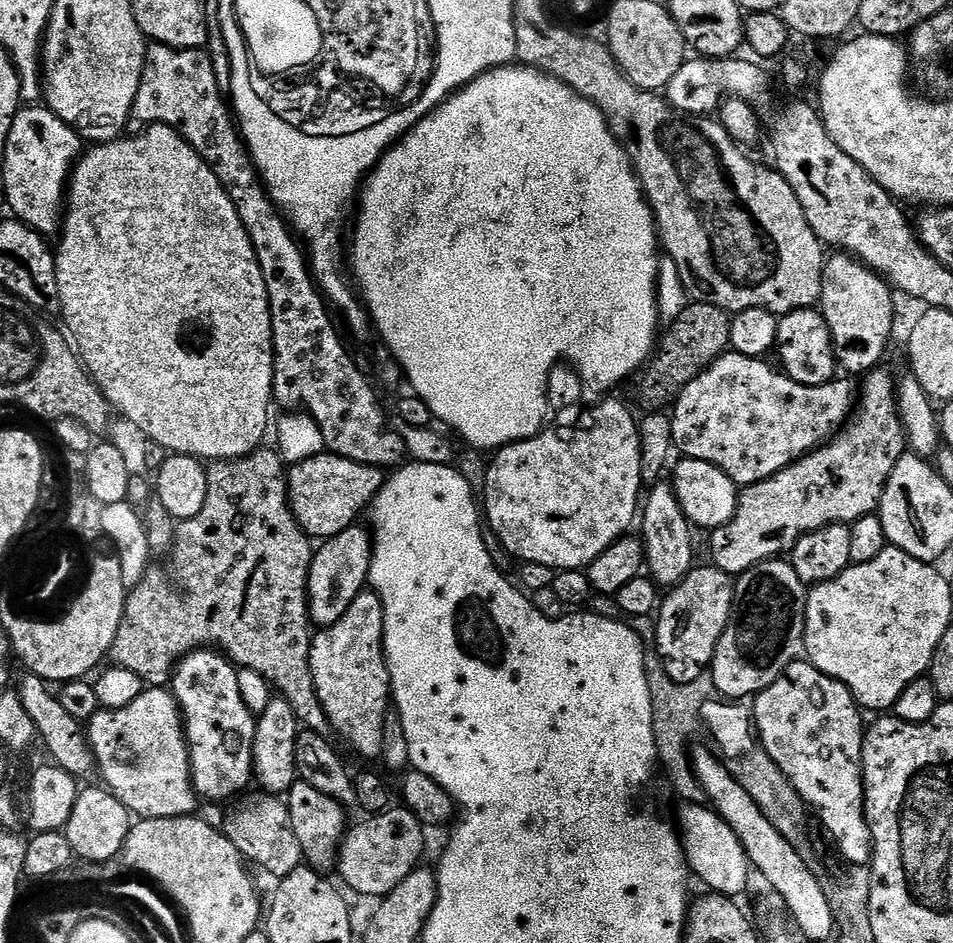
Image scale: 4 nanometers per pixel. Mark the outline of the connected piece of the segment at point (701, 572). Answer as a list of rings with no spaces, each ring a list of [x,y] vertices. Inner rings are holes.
[[[693,567],[688,576],[667,593],[669,596],[663,597],[655,617],[655,651],[664,660],[670,678],[679,685],[699,681],[700,675],[711,669],[718,642],[734,616],[738,592],[732,589],[733,577],[721,568],[707,567]]]

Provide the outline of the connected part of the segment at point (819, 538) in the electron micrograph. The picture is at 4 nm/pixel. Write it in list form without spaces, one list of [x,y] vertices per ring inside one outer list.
[[[876,514],[864,516],[858,520],[854,526],[855,535],[851,527],[844,532],[848,526],[846,524],[831,524],[822,530],[808,532],[792,547],[790,563],[794,574],[798,574],[798,578],[805,586],[815,586],[838,578],[838,574],[845,572],[848,565],[853,563],[854,558],[859,561],[873,560],[886,547],[888,541],[884,535],[881,520]]]

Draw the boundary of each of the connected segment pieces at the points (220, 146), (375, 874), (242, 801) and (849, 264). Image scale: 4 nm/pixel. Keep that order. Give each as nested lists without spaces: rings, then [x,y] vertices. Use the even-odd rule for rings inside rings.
[[[153,43],[147,49],[144,57],[142,78],[132,107],[132,120],[135,123],[140,123],[140,126],[170,125],[210,165],[212,173],[226,190],[230,202],[234,202],[238,216],[242,218],[243,225],[246,226],[247,234],[254,246],[255,256],[258,258],[259,268],[262,270],[263,281],[270,282],[270,270],[274,270],[274,268],[270,268],[272,260],[282,260],[282,258],[276,258],[276,254],[270,254],[270,224],[280,224],[284,218],[276,205],[272,203],[272,197],[269,196],[260,173],[256,171],[256,164],[248,152],[248,145],[244,143],[241,133],[238,131],[237,121],[230,111],[229,101],[226,99],[225,93],[224,96],[220,93],[220,80],[216,77],[216,68],[206,53],[207,51],[199,48],[171,48],[165,44]],[[173,92],[184,92],[176,106],[175,121],[172,121]]]
[[[400,806],[388,808],[366,819],[345,833],[337,851],[336,863],[345,887],[383,899],[421,863],[423,829],[413,813]]]
[[[247,793],[232,804],[235,805],[233,806],[232,812],[228,818],[226,835],[244,859],[249,863],[254,862],[258,864],[268,873],[272,874],[275,877],[274,879],[281,880],[290,875],[293,870],[303,865],[304,855],[301,850],[301,843],[298,842],[297,835],[294,834],[287,801],[273,793],[255,793],[256,794]]]
[[[842,252],[834,255],[825,263],[822,297],[818,306],[828,325],[841,367],[863,373],[864,356],[868,360],[876,360],[891,343],[893,289],[880,274],[855,257]]]

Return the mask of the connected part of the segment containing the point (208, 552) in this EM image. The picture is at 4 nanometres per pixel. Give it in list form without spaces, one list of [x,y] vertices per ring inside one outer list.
[[[264,451],[207,465],[206,506],[202,506],[197,516],[177,527],[180,529],[176,534],[184,543],[176,546],[176,552],[181,556],[172,568],[176,584],[169,588],[151,588],[150,583],[143,582],[127,593],[124,621],[110,656],[117,660],[115,663],[120,668],[134,670],[137,677],[153,676],[156,680],[167,681],[181,658],[197,649],[215,646],[232,664],[267,677],[271,687],[296,709],[299,723],[306,726],[307,731],[328,738],[334,729],[316,698],[314,678],[308,665],[313,638],[313,633],[308,632],[308,571],[314,544],[296,521],[288,502],[288,477],[281,453]]]

